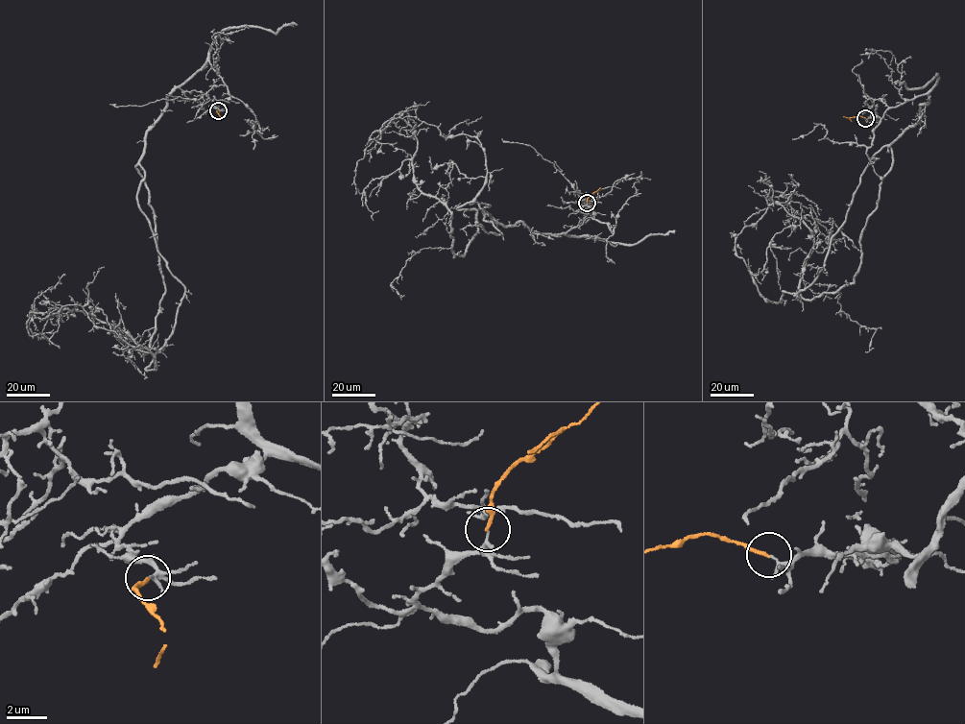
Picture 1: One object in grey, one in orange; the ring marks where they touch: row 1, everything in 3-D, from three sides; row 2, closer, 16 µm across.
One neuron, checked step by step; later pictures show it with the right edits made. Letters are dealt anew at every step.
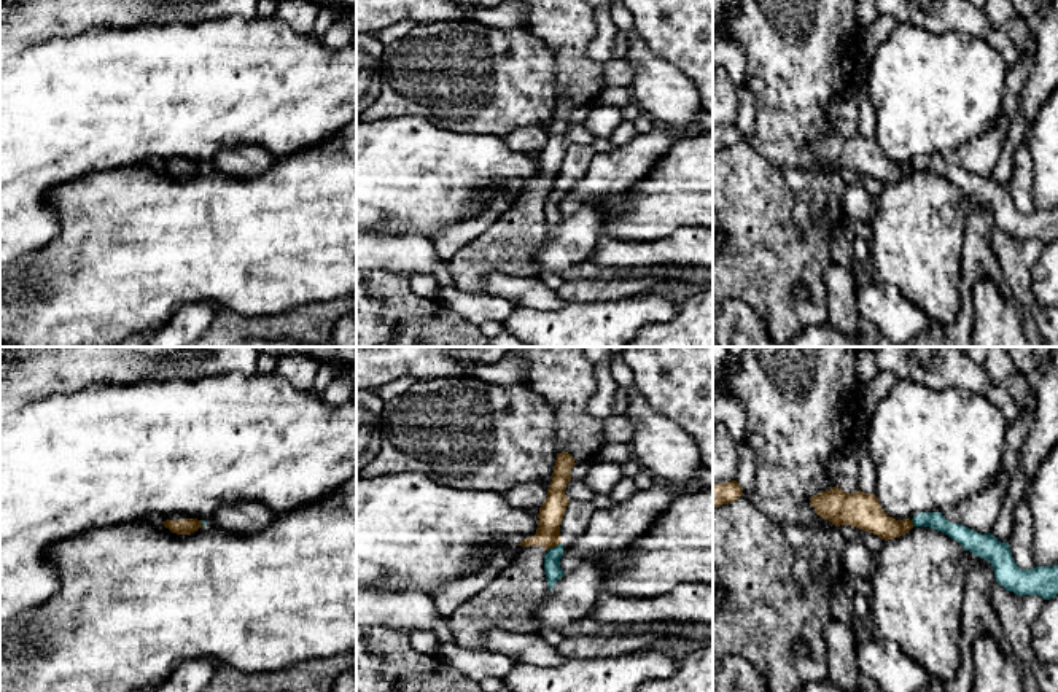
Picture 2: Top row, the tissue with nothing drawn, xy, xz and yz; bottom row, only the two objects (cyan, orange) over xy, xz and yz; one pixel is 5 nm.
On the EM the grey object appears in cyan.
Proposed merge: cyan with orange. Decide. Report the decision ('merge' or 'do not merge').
do not merge

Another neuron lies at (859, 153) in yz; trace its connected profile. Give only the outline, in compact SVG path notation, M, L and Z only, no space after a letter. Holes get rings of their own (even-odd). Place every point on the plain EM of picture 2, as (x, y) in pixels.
M838 130L821 135L810 142L816 157L835 170L851 169L870 175L881 183L894 183L913 172L910 162L896 164L883 156L878 142L873 137L861 134L846 137Z

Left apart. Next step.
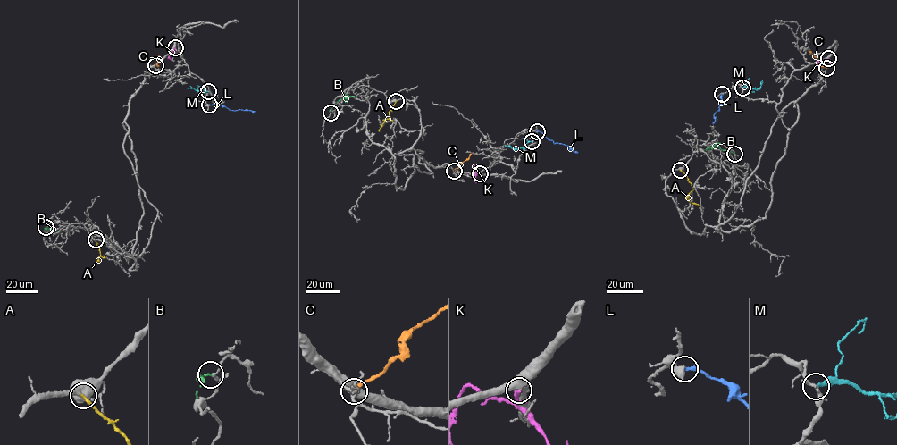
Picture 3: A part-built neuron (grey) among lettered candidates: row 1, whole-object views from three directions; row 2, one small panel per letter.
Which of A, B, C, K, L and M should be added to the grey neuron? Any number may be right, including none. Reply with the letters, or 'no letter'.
A

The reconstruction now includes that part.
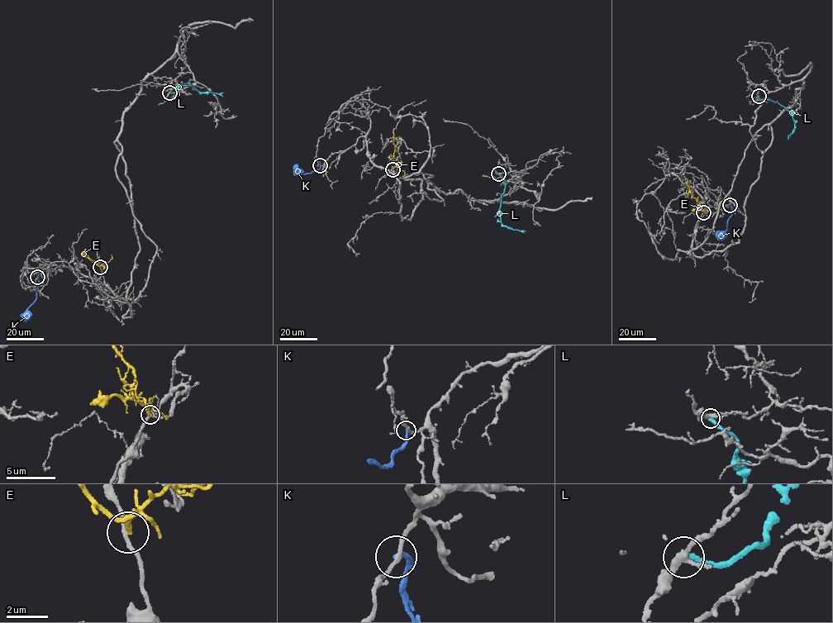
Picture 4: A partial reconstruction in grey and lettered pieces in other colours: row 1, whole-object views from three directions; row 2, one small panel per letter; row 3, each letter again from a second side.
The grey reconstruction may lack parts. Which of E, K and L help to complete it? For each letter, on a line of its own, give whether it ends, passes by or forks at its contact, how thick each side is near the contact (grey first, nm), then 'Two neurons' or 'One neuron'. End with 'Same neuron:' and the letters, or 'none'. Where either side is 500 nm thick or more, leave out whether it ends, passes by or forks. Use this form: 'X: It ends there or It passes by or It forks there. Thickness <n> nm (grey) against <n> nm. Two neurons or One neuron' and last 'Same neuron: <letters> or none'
E: It ends there. Thickness 180 nm (grey) against 200 nm. Two neurons
K: It ends there. Thickness 180 nm (grey) against 200 nm. Two neurons
L: It ends there. Thickness 240 nm (grey) against 300 nm. Two neurons
Same neuron: none

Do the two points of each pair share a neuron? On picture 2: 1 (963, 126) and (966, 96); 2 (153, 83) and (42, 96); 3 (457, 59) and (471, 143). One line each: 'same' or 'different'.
1: same
2: same
3: different

